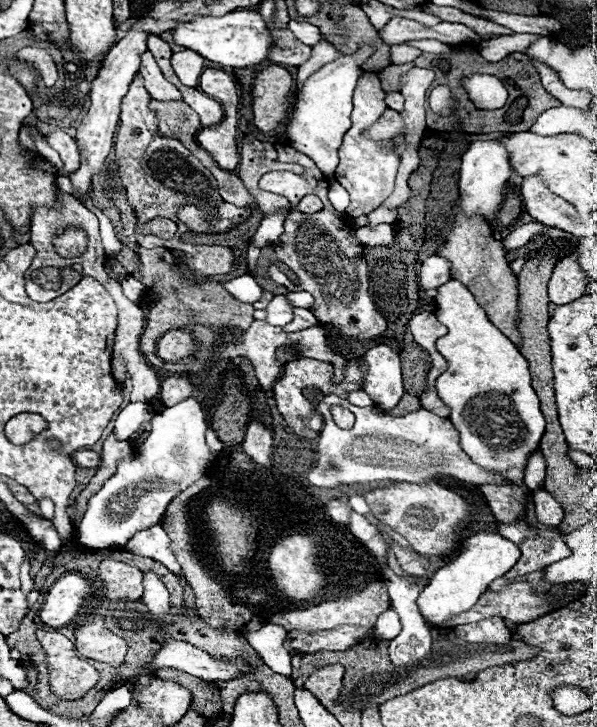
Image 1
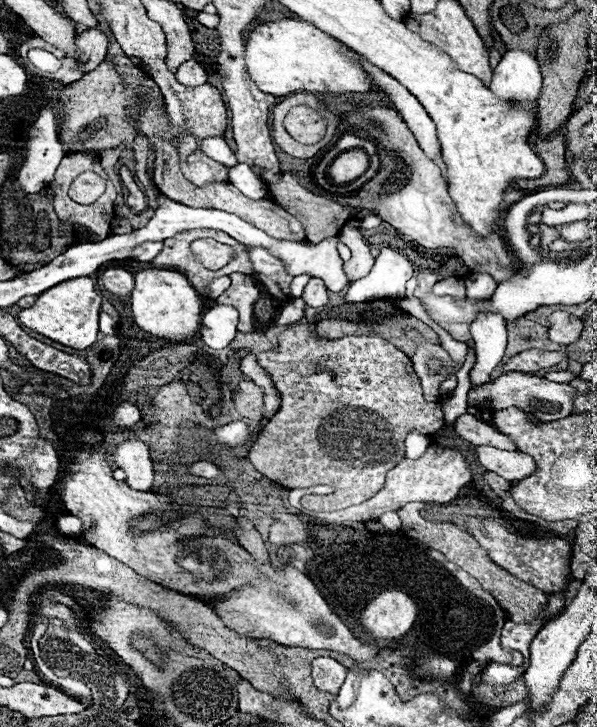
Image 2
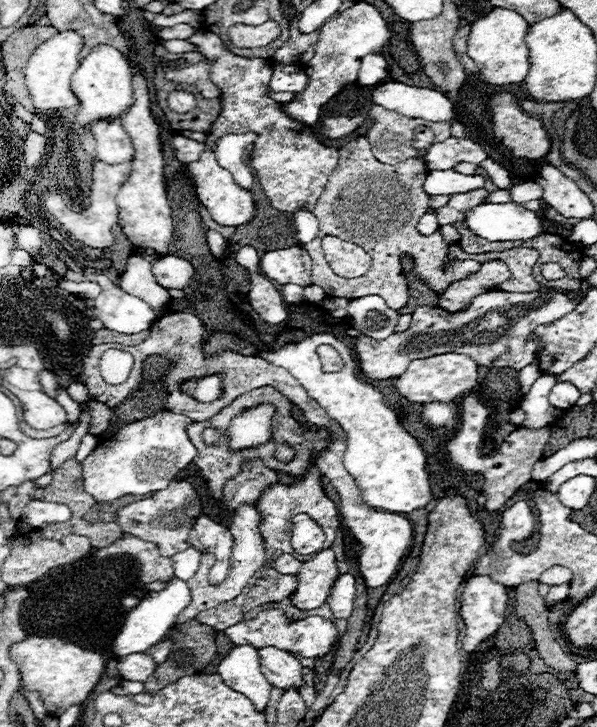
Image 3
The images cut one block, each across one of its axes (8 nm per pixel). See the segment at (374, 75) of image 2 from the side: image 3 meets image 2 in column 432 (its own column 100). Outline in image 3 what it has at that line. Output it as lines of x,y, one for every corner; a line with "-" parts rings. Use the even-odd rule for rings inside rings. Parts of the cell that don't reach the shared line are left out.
120,118
114,122
98,122
94,124
94,140
96,154
106,164
122,164
134,158
134,144
124,132

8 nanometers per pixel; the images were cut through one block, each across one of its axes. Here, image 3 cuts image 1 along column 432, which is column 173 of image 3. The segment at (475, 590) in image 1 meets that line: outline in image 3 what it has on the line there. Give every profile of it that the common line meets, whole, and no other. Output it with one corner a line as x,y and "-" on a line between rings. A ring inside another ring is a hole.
172,576
166,582
166,588
160,592
150,592
136,608
130,610
130,614
126,616
122,630
118,632
116,640
112,642
112,652
116,656
126,656
126,654
134,654
134,652
146,652
148,648
152,648
152,644
160,642
170,628
176,624
176,616
190,604
192,594
188,590
188,584
176,576

